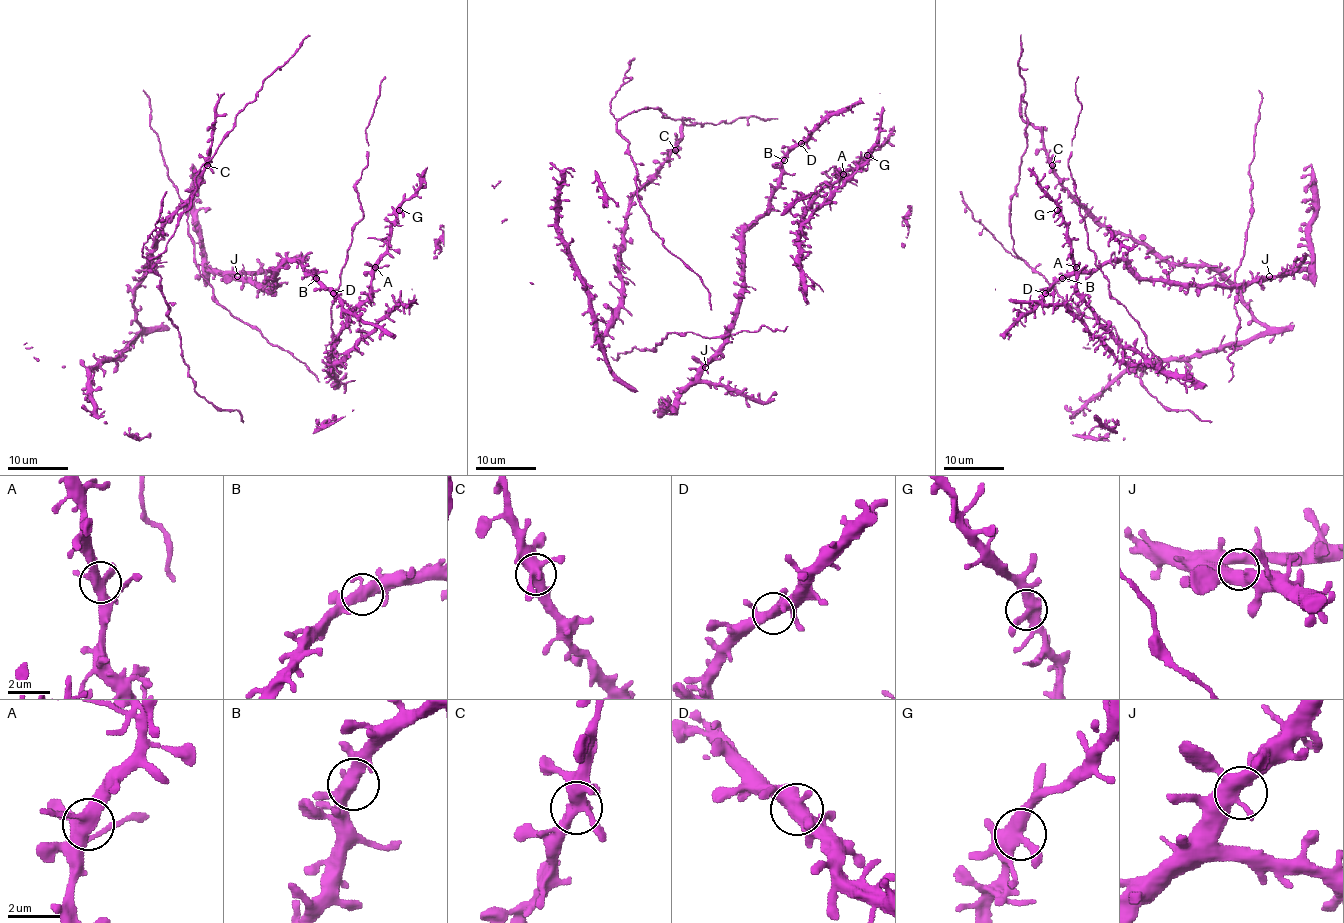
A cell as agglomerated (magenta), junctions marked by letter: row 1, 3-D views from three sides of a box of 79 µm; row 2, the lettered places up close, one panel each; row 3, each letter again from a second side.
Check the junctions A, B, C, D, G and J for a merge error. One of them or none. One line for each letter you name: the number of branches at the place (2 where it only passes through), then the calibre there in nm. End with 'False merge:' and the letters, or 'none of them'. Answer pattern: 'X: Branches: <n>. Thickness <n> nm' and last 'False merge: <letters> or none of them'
False merge: none of them

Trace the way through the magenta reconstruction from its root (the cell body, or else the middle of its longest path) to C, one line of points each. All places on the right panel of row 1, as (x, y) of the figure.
C: (1191, 265), (1162, 261), (1145, 246), (1129, 237), (1112, 234), (1101, 226), (1062, 184), (1051, 166)

